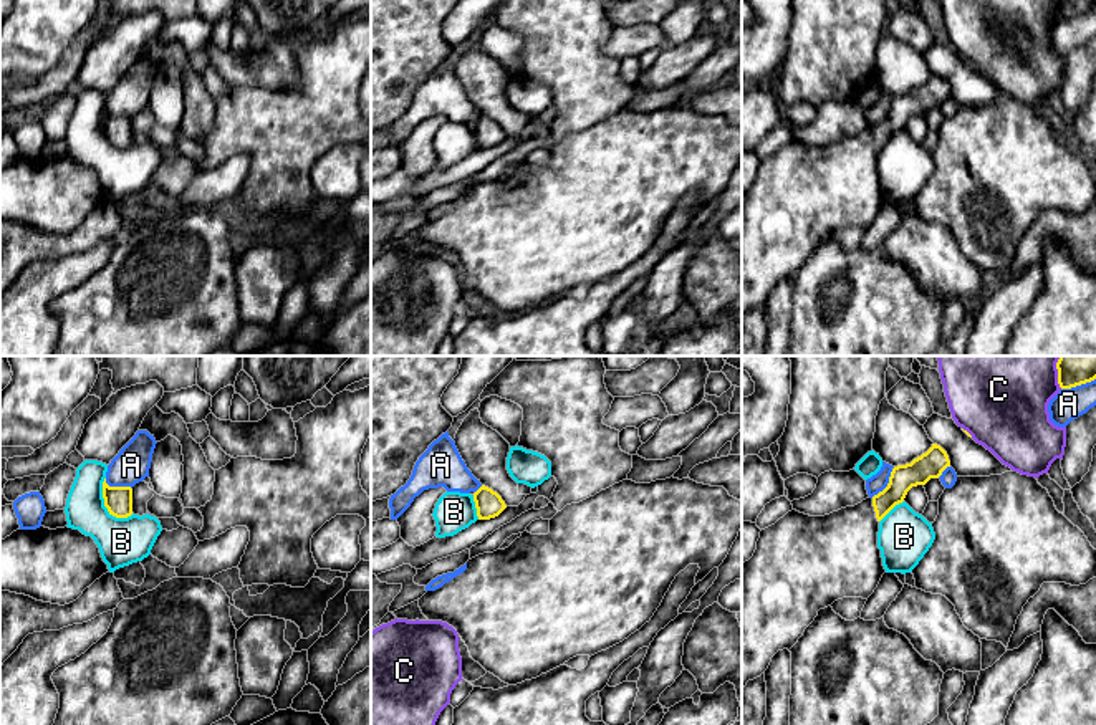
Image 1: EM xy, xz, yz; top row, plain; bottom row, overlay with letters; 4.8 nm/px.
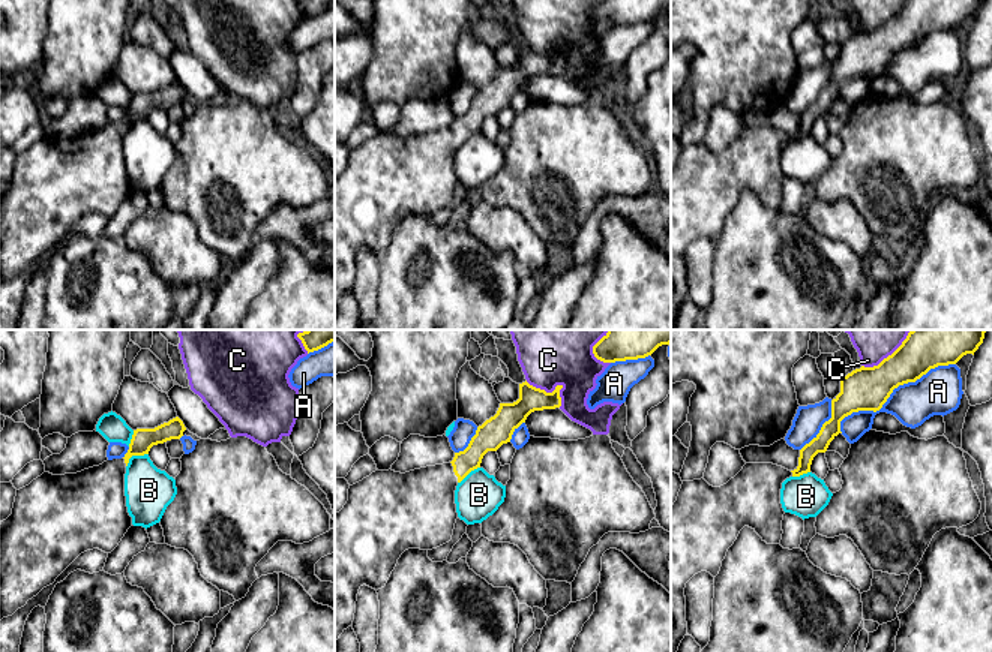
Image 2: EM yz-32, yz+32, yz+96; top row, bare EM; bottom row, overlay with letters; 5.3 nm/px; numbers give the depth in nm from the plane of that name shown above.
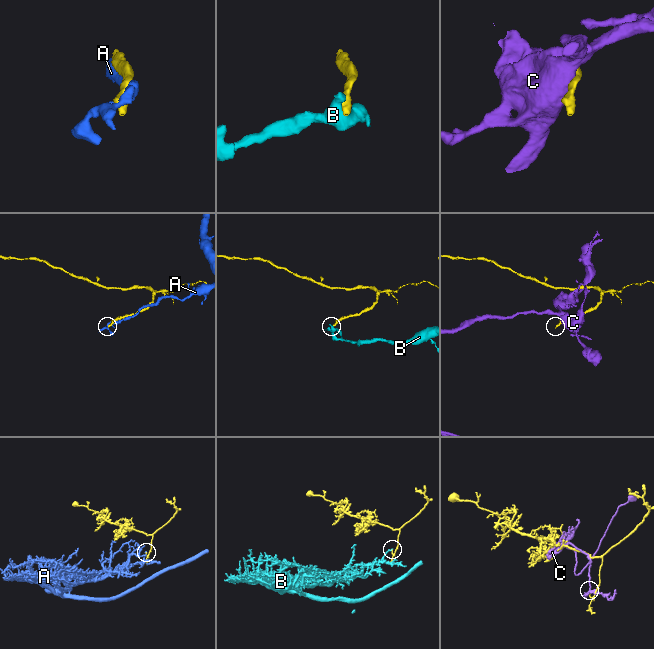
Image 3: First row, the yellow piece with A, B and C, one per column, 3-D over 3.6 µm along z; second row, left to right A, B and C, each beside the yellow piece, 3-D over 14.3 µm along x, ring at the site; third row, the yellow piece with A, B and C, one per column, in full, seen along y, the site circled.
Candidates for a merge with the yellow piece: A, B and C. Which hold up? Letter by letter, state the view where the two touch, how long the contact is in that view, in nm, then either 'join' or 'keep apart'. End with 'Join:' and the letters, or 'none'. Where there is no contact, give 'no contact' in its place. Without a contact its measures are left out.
A: contact in yz; length 180 nm; keep apart
B: contact in xy; length 240 nm; keep apart
C: contact in yz; length 160 nm; keep apart
Join: none

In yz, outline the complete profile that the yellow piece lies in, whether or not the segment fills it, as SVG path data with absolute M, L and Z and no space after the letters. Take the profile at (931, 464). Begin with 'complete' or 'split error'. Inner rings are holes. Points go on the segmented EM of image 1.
split error; M932 444L911 463L894 467L887 487L872 498L824 516L791 510L760 531L753 556L742 563L742 690L765 674L778 651L790 651L798 642L820 609L843 598L868 599L874 593L886 573L877 548L879 521L912 487L939 478L947 467L947 452Z

